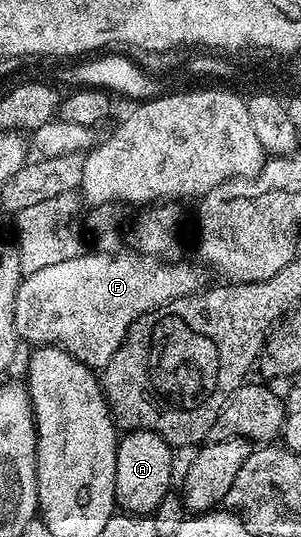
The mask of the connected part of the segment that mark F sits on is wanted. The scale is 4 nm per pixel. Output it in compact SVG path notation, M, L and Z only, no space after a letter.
M120 250L115 254L91 251L69 258L66 262L58 262L57 265L45 266L37 272L29 272L23 277L17 290L16 335L23 343L25 340L28 346L59 345L88 368L102 370L124 345L132 323L139 316L161 308L179 296L192 295L201 284L199 274L188 264L141 256L135 250Z

